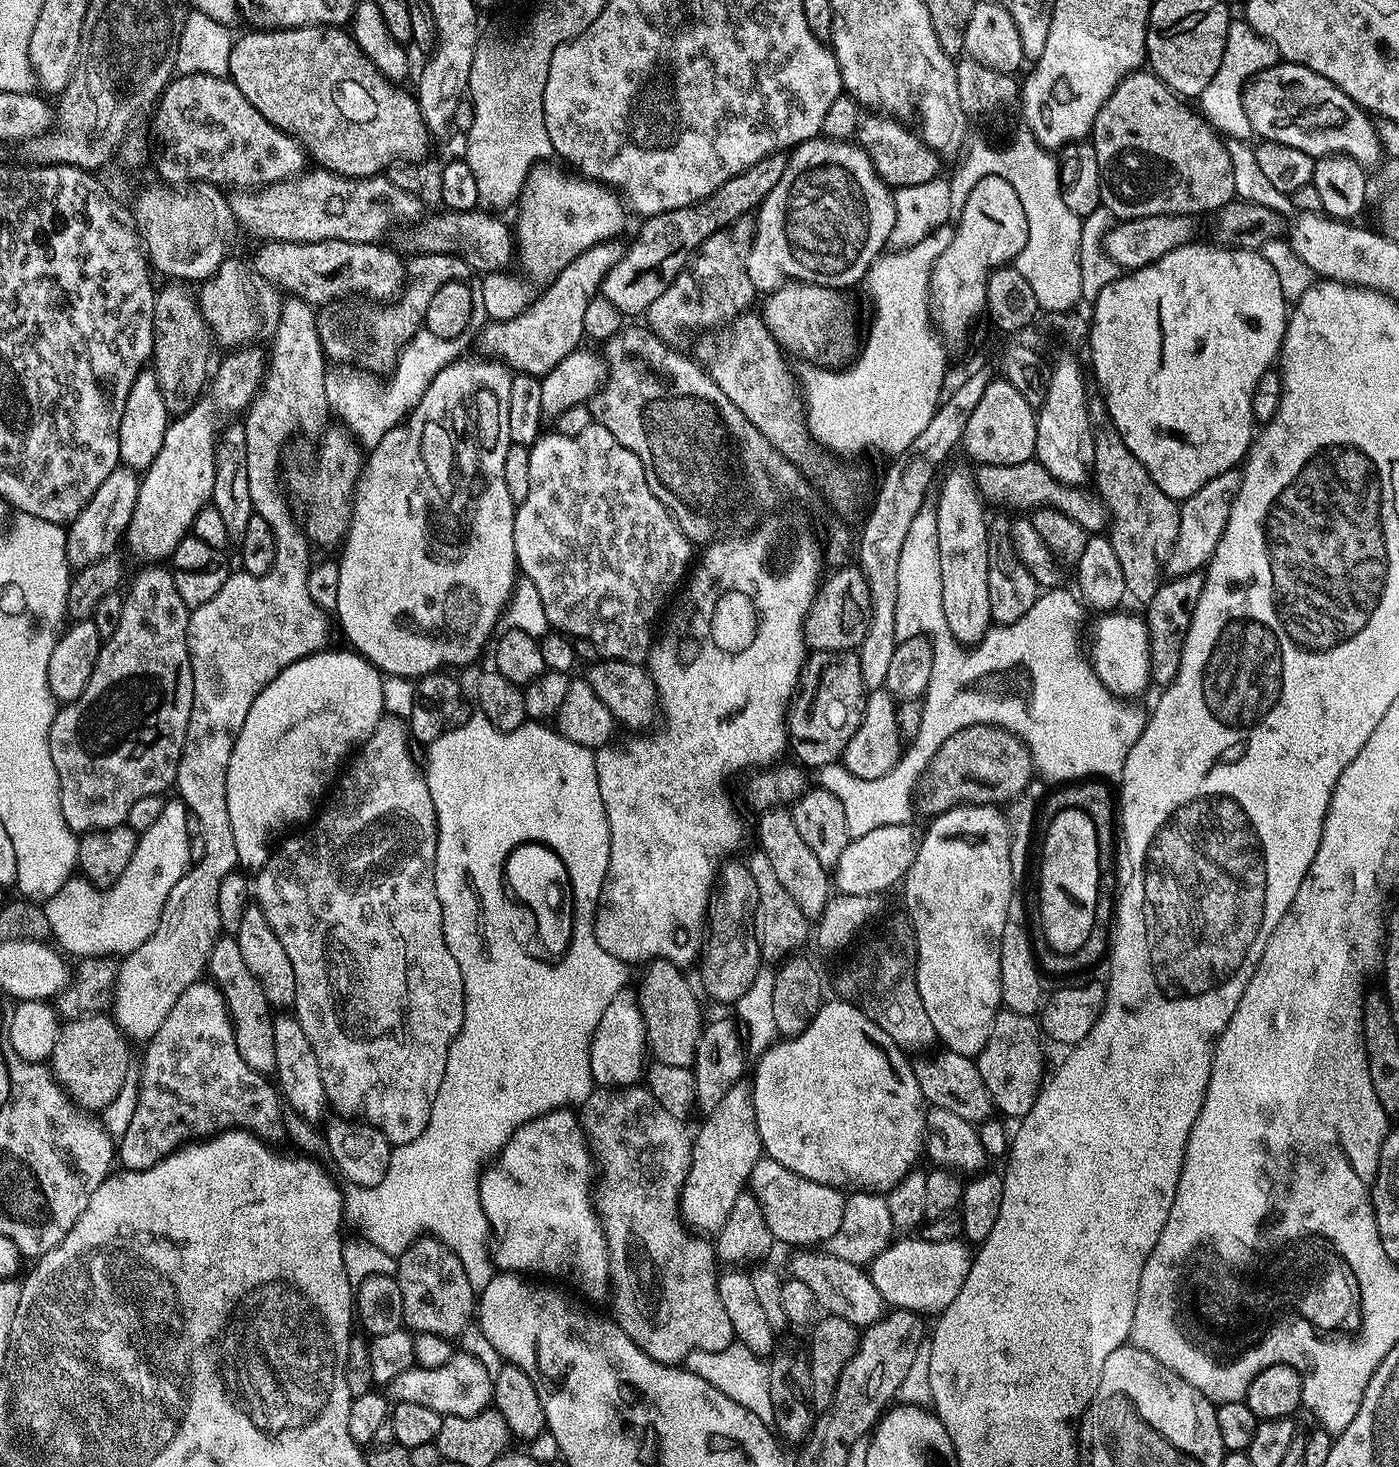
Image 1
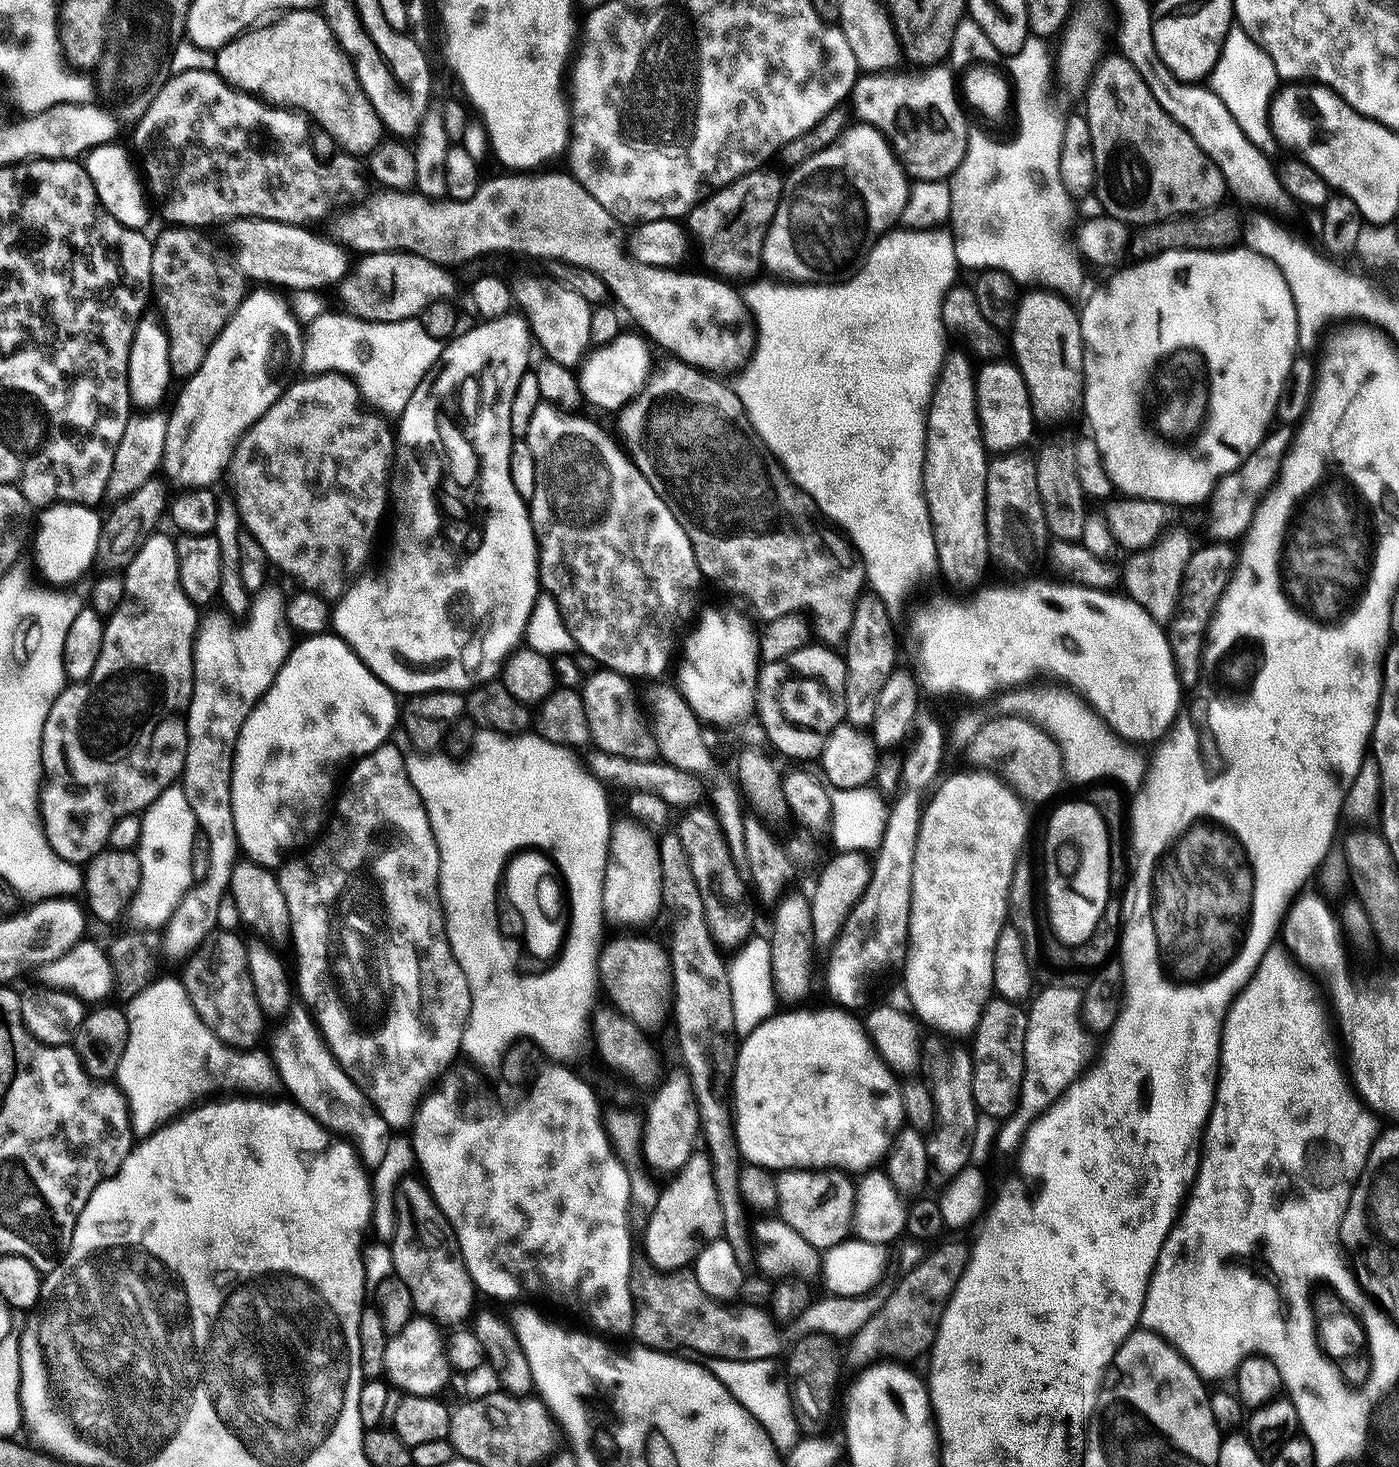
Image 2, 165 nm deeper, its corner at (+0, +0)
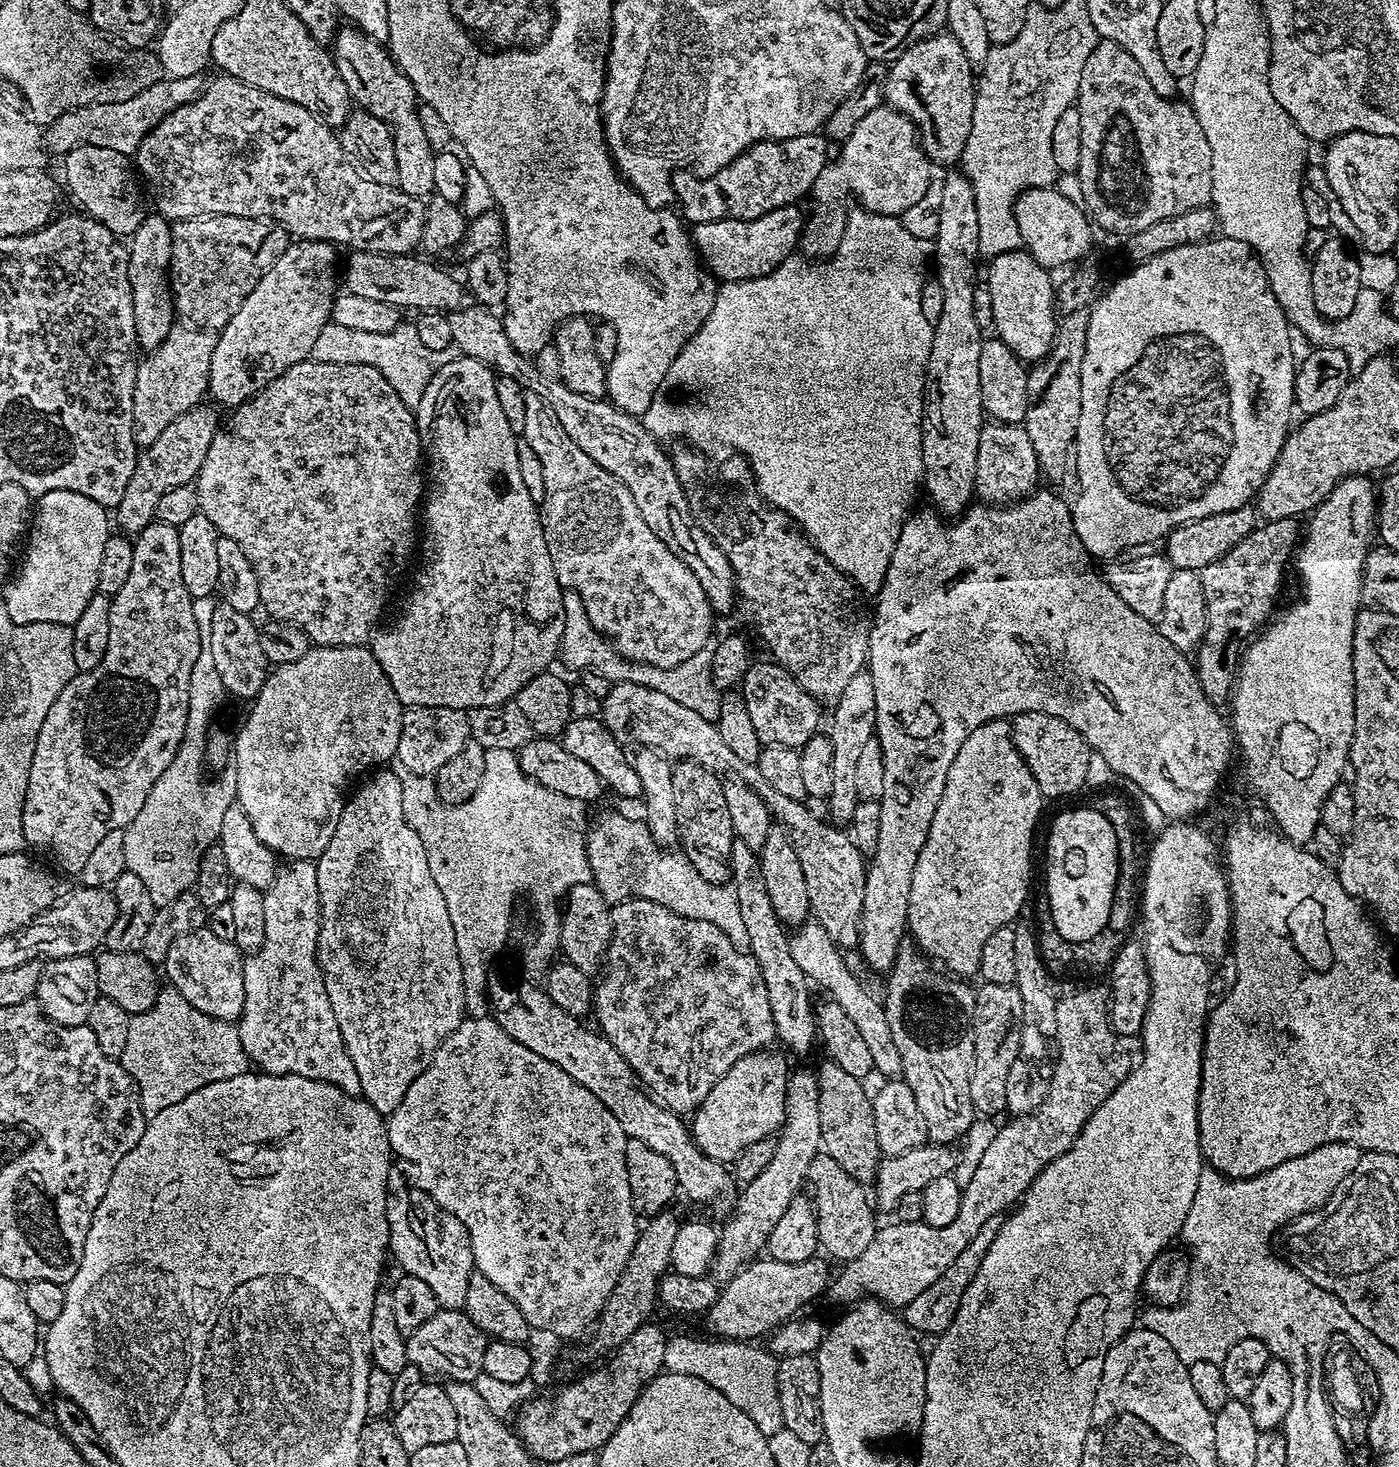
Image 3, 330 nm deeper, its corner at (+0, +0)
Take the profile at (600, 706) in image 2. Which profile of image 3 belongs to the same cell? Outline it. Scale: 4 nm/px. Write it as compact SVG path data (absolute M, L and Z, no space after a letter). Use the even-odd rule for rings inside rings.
M629 680L613 683L611 690L604 695L602 701L602 719L610 730L610 734L614 734L614 738L620 741L621 745L632 744L631 746L642 748L656 748L673 761L693 760L706 766L706 770L710 770L715 776L735 778L746 782L746 786L754 789L758 798L762 798L762 802L766 802L768 811L772 813L773 821L783 828L794 846L794 851L798 853L798 862L802 865L802 874L806 878L806 894L810 898L812 907L811 919L820 924L822 930L826 930L826 934L830 934L830 938L835 942L837 948L841 950L859 949L860 915L862 914L862 898L866 894L868 869L866 856L859 851L853 837L847 831L839 832L836 829L839 827L835 823L829 822L827 819L825 819L826 821L819 820L807 808L804 800L786 798L786 794L774 790L774 786L770 786L770 782L766 782L766 778L762 778L762 772L758 770L756 764L742 762L742 758L738 758L738 754L734 754L734 750L730 750L730 746L726 746L726 742L722 742L722 734L718 734L713 721L702 718L702 714L698 714L698 710L690 710L690 706L686 706L658 690L635 684Z

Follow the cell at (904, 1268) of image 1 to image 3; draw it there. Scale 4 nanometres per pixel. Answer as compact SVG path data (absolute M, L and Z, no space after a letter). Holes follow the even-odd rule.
M820 1254L797 1264L771 1258L753 1259L721 1287L720 1297L707 1311L708 1324L716 1331L713 1333L726 1340L741 1342L756 1342L759 1336L767 1337L784 1321L793 1319L803 1309L800 1308L803 1304L818 1299L827 1288L829 1291L834 1272L828 1269L827 1263L829 1261Z

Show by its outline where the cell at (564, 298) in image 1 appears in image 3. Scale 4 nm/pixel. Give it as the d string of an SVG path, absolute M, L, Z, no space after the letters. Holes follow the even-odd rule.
M789 206L753 220L711 220L695 225L690 235L703 267L720 282L753 280L770 274L797 251L802 227L802 212L798 209Z

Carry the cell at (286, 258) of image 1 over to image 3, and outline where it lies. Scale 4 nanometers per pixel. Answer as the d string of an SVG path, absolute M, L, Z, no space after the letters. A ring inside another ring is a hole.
M468 302L447 313L452 331L452 343L459 346L461 353L467 354L478 362L482 362L493 372L506 378L514 378L514 382L522 385L525 392L538 394L548 403L552 416L562 422L562 430L570 434L574 442L578 442L602 470L614 474L626 490L630 490L634 503L638 505L638 514L642 514L642 522L666 542L666 546L702 582L702 590L710 602L713 613L728 612L738 600L736 575L734 574L726 554L718 550L716 543L702 530L702 526L694 523L693 513L687 512L690 501L684 494L684 488L678 482L678 474L674 470L669 453L664 453L661 441L644 429L643 423L624 412L619 412L615 403L604 398L566 386L563 380L555 376L542 374L538 370L535 359L524 356L506 338L503 319L493 309L484 308L478 303Z

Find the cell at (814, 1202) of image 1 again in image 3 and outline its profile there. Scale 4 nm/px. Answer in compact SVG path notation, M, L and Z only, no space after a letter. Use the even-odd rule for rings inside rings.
M823 1154L816 1155L810 1162L806 1184L808 1188L812 1187L810 1195L812 1204L816 1207L820 1248L833 1261L847 1262L858 1258L858 1254L864 1253L866 1246L870 1246L878 1227L876 1216L872 1213L874 1204L870 1199L869 1189L846 1174L846 1170L842 1170L842 1166L834 1162L834 1158Z

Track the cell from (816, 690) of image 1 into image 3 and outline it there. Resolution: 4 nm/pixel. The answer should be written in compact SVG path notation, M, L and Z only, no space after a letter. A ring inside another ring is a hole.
M749 663L744 679L738 685L738 691L746 702L746 711L754 721L754 730L758 730L761 745L777 744L799 750L810 737L821 731L822 705L782 665L767 663Z

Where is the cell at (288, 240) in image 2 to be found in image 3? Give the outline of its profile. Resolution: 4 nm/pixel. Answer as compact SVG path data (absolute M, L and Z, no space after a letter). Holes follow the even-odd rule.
M352 252L344 268L346 292L359 297L374 298L401 310L455 310L465 303L466 288L459 279L435 268L427 259L419 260L416 254L383 256L377 252Z

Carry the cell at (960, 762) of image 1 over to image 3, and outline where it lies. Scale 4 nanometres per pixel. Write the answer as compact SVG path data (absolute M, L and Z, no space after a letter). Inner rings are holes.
M1023 712L1011 717L1012 741L1020 757L1026 762L1030 774L1038 782L1041 797L1056 800L1059 796L1072 796L1080 787L1088 784L1086 770L1090 770L1092 747L1070 722L1054 718L1054 714Z

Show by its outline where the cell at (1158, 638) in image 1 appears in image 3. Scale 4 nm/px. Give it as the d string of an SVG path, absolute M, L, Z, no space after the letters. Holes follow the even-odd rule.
M1293 518L1261 523L1250 535L1242 538L1234 550L1222 554L1218 562L1210 562L1210 566L1199 571L1208 625L1204 640L1194 653L1194 667L1202 694L1206 694L1214 705L1229 703L1246 641L1255 637L1277 611L1276 599L1284 588L1284 571L1287 568L1289 571L1302 536L1301 525L1299 528L1296 524L1299 523Z

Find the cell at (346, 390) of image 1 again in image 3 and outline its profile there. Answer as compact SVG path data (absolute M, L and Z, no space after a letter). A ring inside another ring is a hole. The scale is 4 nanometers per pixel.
M329 322L322 334L314 341L311 359L318 362L334 362L335 364L365 364L374 366L394 386L398 398L406 402L406 406L415 409L422 402L422 394L426 394L426 386L430 386L430 378L442 366L454 362L461 356L459 346L452 343L446 350L426 350L422 346L422 338L418 338L415 327L411 323L401 322L388 333L371 333L363 330L352 330Z

